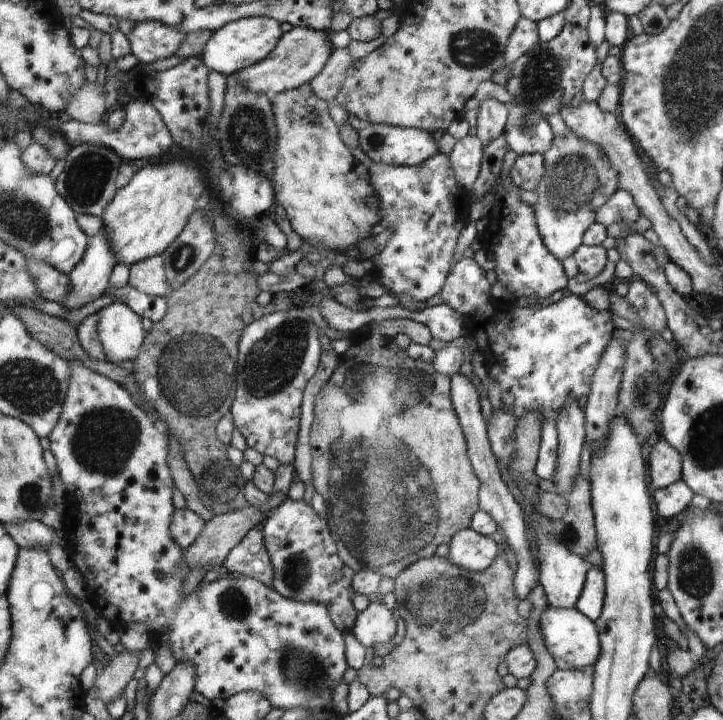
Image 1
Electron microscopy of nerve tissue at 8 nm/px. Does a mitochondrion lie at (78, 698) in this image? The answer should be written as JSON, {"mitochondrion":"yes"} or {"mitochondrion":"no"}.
{"mitochondrion":"no"}

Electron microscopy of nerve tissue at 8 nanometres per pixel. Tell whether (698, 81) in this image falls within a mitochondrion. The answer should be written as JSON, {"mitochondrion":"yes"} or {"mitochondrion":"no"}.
{"mitochondrion":"yes"}

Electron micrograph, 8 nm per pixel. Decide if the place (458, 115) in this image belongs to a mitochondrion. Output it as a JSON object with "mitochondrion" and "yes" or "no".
{"mitochondrion":"no"}

